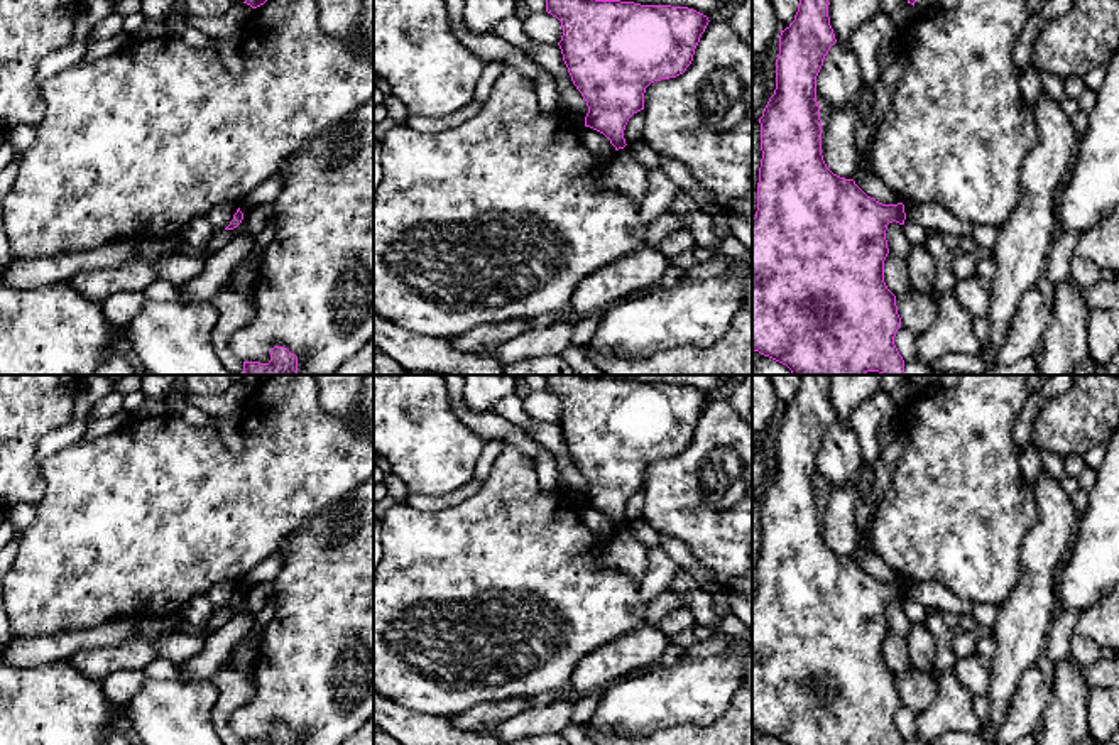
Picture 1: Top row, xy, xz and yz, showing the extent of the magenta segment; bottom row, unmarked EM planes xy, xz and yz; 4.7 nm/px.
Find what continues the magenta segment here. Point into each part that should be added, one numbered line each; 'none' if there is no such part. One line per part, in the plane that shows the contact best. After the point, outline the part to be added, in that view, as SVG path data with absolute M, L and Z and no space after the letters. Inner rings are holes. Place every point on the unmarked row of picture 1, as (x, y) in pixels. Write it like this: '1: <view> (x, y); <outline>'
none

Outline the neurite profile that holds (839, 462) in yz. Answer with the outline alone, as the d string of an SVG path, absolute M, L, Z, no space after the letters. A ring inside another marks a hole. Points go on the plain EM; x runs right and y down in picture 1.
M835 421L816 454L816 480L822 490L842 488L862 470L862 446L850 424Z

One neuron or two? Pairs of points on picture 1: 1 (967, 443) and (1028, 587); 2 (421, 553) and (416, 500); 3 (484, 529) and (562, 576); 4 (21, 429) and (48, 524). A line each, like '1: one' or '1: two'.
1: two
2: two
3: one
4: two

